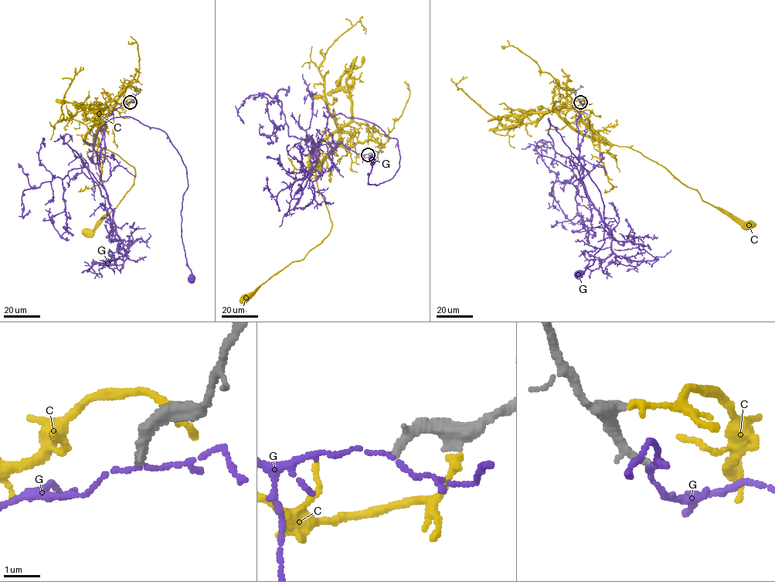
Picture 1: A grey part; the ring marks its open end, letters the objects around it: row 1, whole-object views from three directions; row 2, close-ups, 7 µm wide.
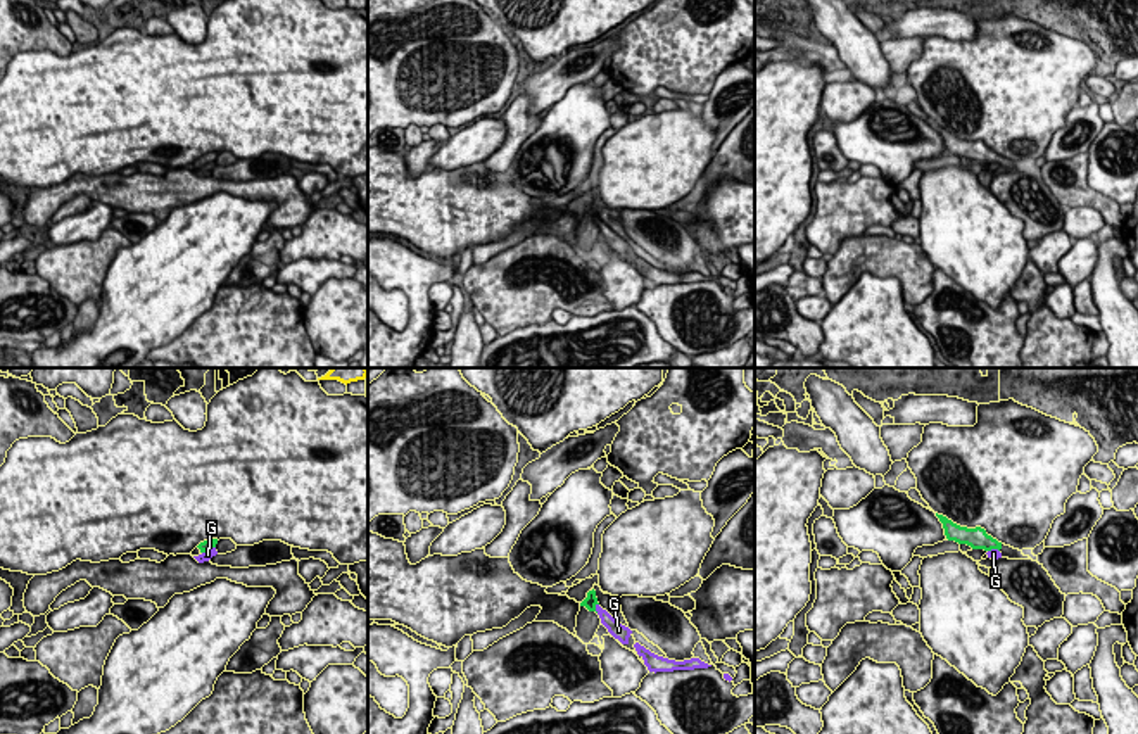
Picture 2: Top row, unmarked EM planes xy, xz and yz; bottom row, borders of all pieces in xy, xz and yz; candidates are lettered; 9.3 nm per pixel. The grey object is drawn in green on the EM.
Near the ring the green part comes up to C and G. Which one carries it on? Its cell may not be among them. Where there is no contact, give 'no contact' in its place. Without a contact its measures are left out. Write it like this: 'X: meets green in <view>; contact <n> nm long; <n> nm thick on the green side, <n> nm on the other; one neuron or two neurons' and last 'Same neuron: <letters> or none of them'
C: no contact; two neurons
G: meets green in xy; contact 140 nm long; 100 nm thick on the green side, 90 nm on the other; two neurons
Same neuron: none of them

